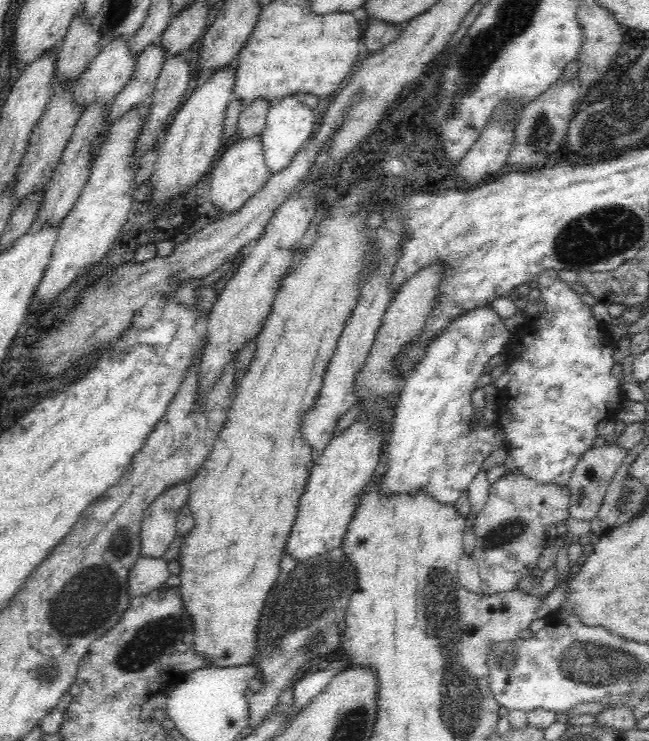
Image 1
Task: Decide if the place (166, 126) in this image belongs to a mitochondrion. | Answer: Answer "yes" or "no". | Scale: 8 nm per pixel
no

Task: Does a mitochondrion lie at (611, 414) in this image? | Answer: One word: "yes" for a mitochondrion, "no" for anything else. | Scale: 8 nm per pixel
no

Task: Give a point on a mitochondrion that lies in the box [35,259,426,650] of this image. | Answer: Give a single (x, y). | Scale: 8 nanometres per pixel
(90, 603)

